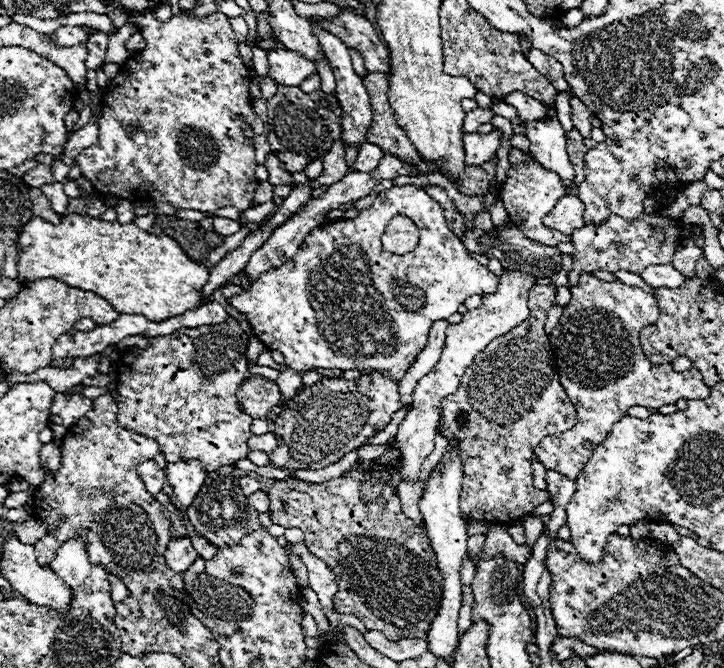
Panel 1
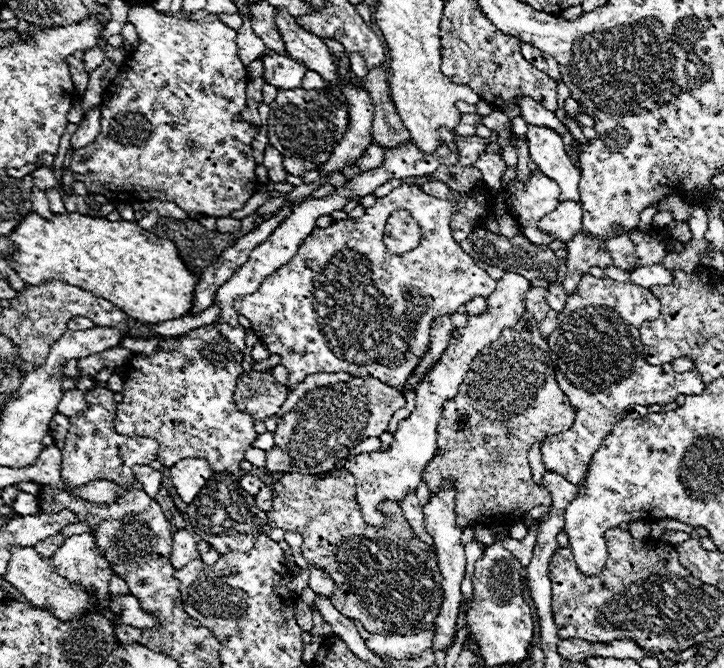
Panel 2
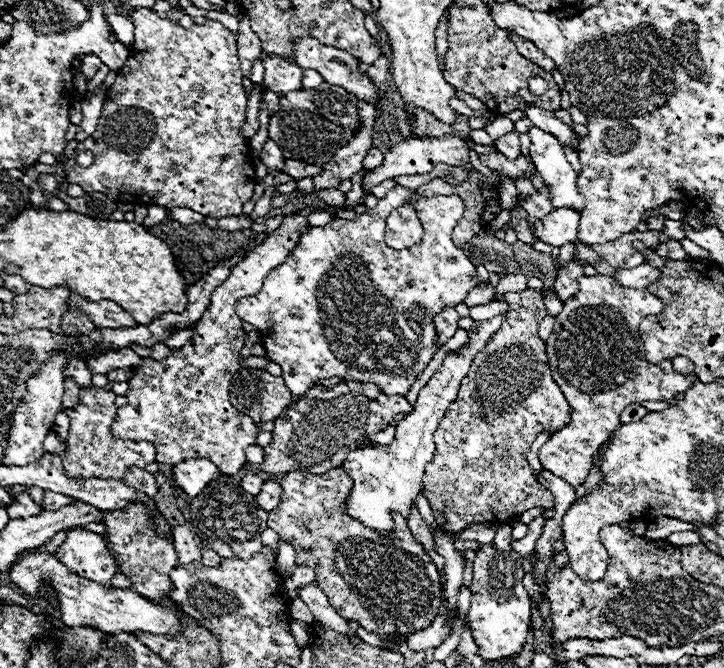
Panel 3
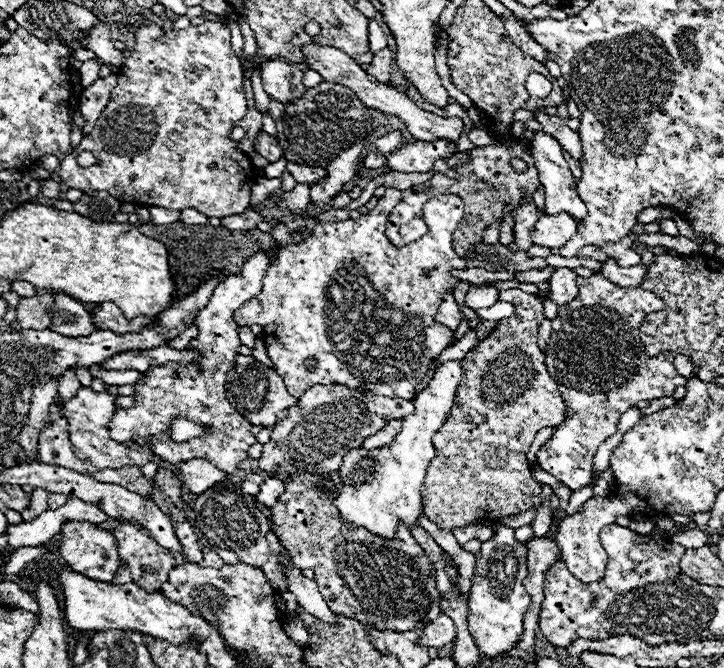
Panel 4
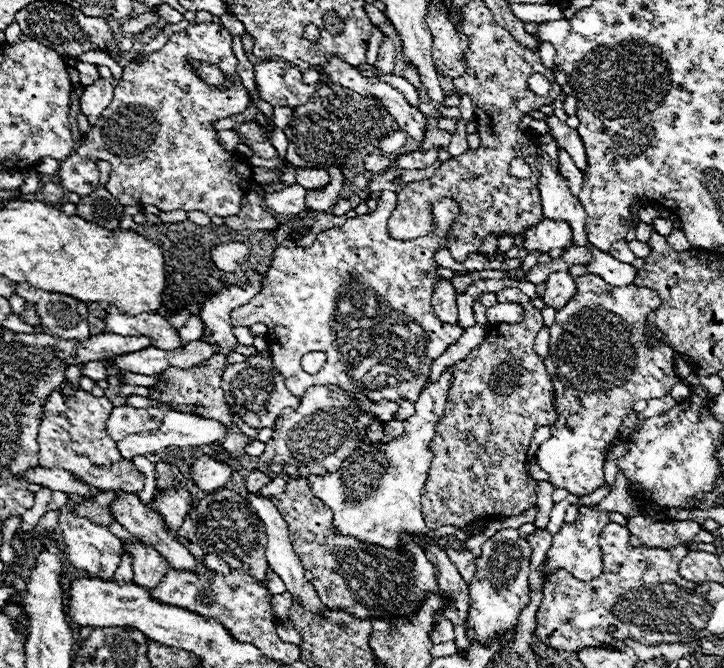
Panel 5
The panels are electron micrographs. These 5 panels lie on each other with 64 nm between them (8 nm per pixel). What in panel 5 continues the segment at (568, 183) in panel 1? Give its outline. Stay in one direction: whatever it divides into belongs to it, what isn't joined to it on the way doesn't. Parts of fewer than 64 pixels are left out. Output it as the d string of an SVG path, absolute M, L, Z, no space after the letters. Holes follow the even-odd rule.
M544 134L540 136L540 146L538 146L538 156L536 156L536 168L540 170L540 196L542 196L542 212L546 218L552 220L568 220L574 230L574 242L578 246L588 246L588 240L584 236L584 222L586 222L586 210L580 204L580 200L570 192L568 180L560 172L560 160L558 160L558 144L554 142L552 136Z

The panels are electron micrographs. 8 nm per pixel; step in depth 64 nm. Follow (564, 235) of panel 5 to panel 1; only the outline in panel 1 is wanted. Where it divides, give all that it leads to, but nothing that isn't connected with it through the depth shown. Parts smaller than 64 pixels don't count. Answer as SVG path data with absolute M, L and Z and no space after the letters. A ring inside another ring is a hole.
M576 194L562 196L556 202L556 208L544 216L544 224L548 228L556 228L558 232L572 234L576 228L584 226L584 204Z

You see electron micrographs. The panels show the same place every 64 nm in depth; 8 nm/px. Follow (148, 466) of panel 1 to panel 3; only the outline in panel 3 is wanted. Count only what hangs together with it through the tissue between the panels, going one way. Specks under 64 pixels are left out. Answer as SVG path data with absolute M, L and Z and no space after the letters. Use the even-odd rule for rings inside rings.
M132 466L126 476L124 476L124 484L128 484L130 488L136 488L140 492L144 492L148 498L154 498L156 492L158 492L158 482L156 482L156 476L138 468L138 466Z

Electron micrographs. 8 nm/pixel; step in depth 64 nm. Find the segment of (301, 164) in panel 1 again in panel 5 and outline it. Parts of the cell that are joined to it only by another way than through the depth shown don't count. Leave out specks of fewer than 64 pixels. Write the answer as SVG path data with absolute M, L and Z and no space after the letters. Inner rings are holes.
M296 168L296 184L300 184L306 190L322 188L330 182L330 176L326 170L312 170L312 168Z

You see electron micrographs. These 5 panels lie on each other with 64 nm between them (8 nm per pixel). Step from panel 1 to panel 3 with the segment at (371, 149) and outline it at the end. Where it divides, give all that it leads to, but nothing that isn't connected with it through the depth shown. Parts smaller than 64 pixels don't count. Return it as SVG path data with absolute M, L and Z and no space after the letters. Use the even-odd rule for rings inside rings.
M370 148L368 154L366 154L364 160L362 160L362 168L364 168L364 170L372 170L372 168L378 168L382 162L384 162L382 152L380 152L378 148Z

